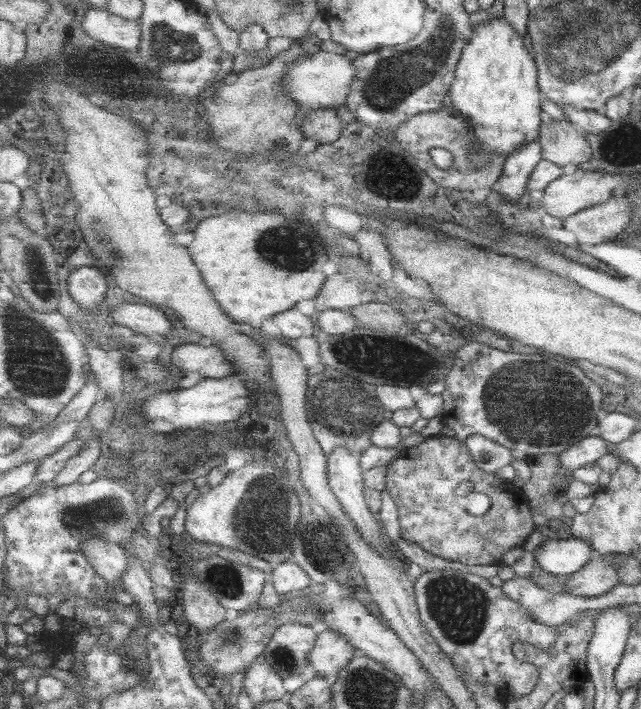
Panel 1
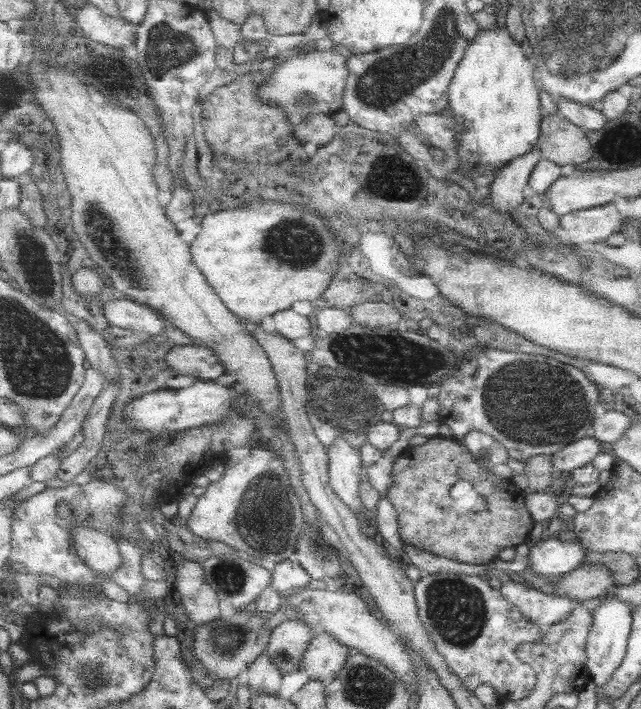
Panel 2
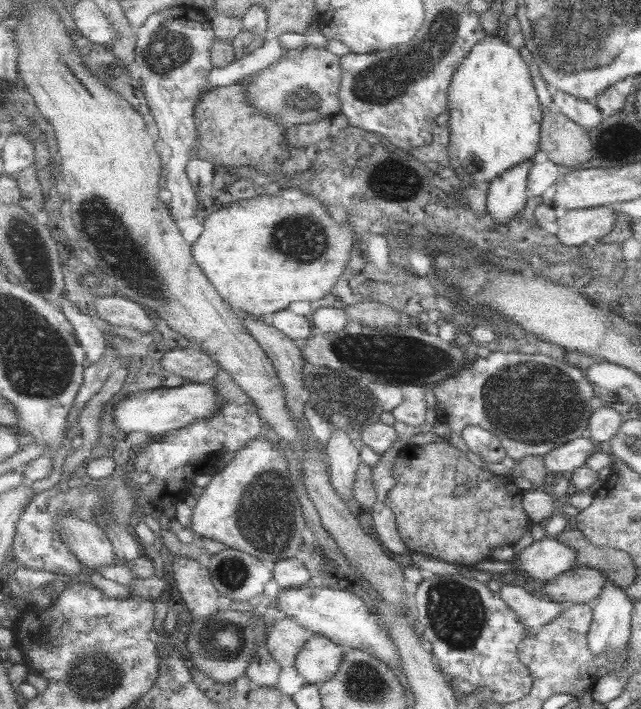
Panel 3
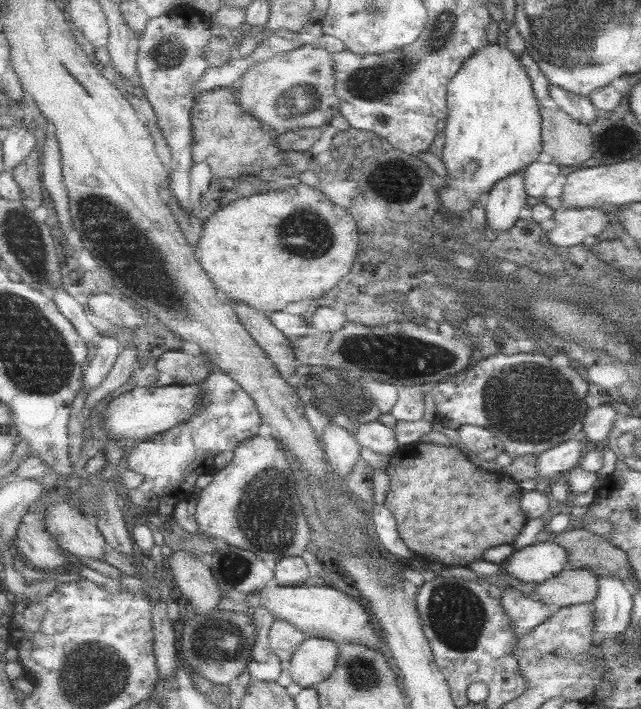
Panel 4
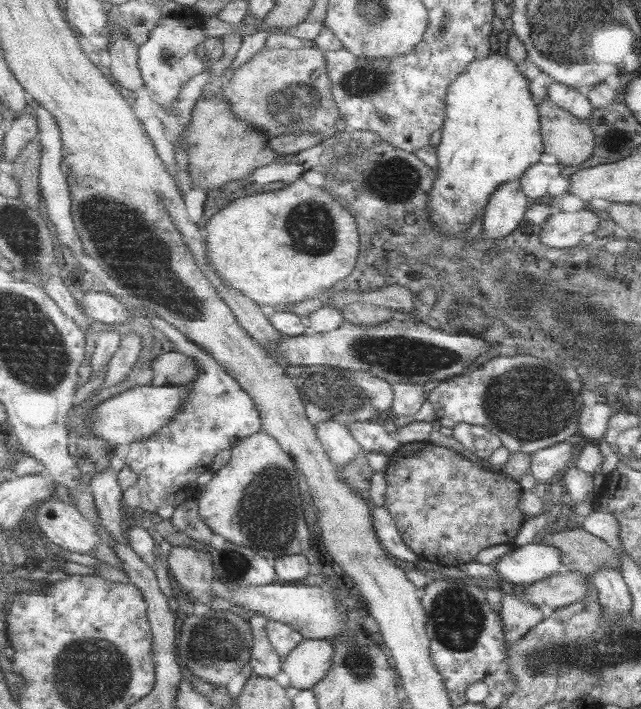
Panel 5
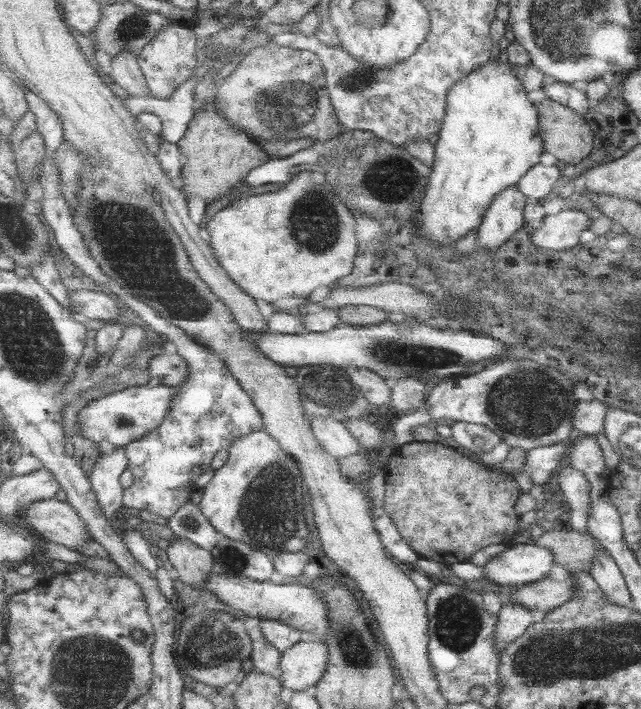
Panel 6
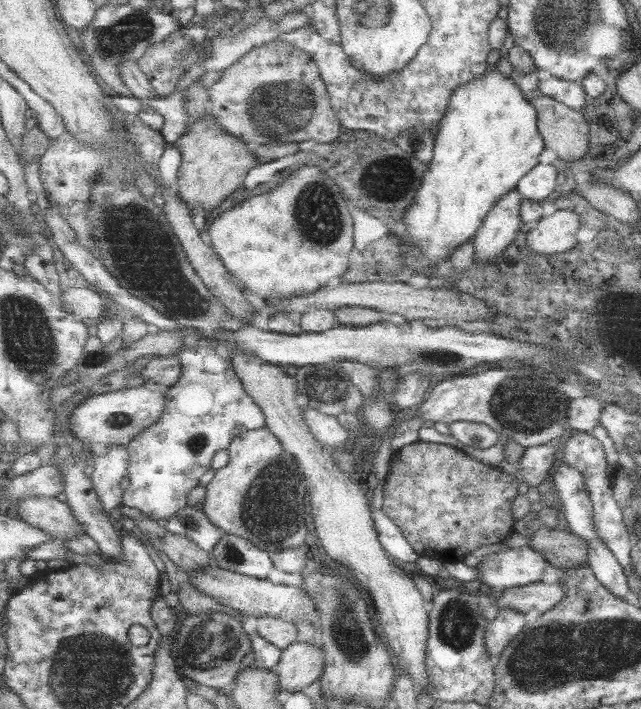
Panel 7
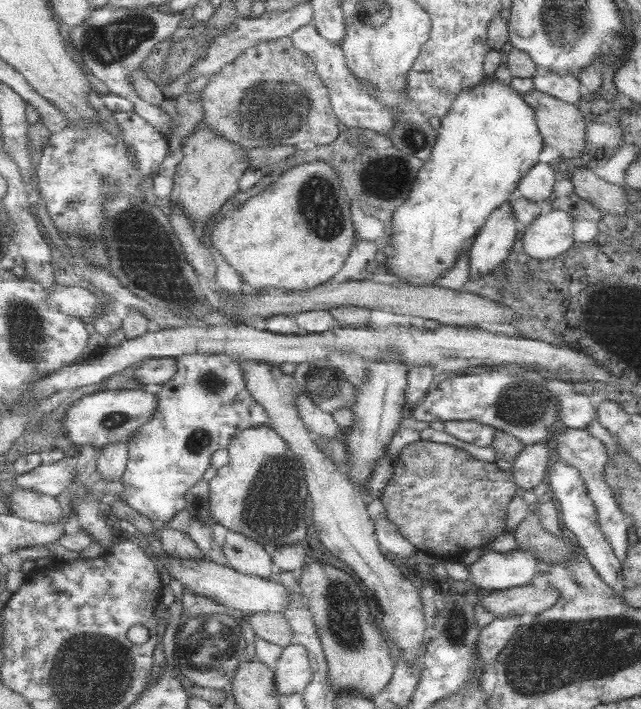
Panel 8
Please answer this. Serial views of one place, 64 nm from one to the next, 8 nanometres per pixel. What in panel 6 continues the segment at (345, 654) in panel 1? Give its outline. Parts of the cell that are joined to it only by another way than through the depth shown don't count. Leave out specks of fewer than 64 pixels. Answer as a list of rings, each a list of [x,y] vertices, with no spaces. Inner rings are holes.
[[[299,642],[295,648],[283,652],[281,676],[283,686],[293,692],[303,692],[309,686],[317,686],[327,674],[331,660],[331,650],[325,644],[317,642]]]

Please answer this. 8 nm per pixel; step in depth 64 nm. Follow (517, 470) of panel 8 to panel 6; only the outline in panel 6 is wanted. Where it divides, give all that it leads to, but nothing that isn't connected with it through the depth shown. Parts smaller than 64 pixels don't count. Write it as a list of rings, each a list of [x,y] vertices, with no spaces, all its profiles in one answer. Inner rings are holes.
[[[561,442],[553,446],[539,446],[527,454],[527,464],[521,468],[523,474],[527,474],[533,484],[545,486],[551,478],[551,474],[559,468],[565,466],[569,460],[569,448],[571,442]]]

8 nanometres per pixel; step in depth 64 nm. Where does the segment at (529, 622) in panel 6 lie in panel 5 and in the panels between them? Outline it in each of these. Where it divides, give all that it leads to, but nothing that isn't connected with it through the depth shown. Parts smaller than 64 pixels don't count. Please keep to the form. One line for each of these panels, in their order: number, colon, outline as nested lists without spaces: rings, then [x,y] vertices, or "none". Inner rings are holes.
5: [[[509,592],[501,600],[503,608],[499,610],[503,616],[505,624],[505,638],[509,650],[523,638],[527,636],[539,622],[545,620],[545,614],[541,608],[535,608],[535,604],[527,604],[519,592]]]

